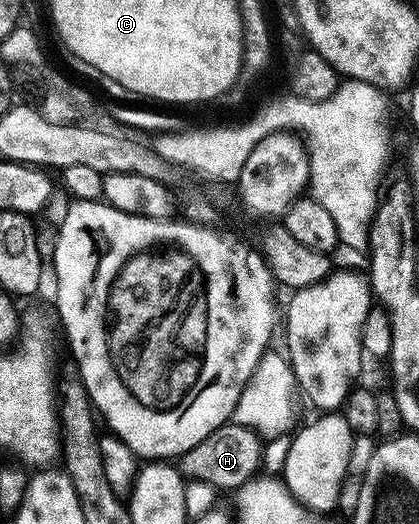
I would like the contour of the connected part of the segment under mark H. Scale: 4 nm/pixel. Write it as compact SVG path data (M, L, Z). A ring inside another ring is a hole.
M228 421L208 433L208 437L200 441L200 445L192 445L192 449L183 453L180 457L180 470L187 480L195 479L198 483L223 487L224 490L233 492L259 474L258 466L262 459L264 460L264 443L259 432L253 427L245 427L242 423Z

